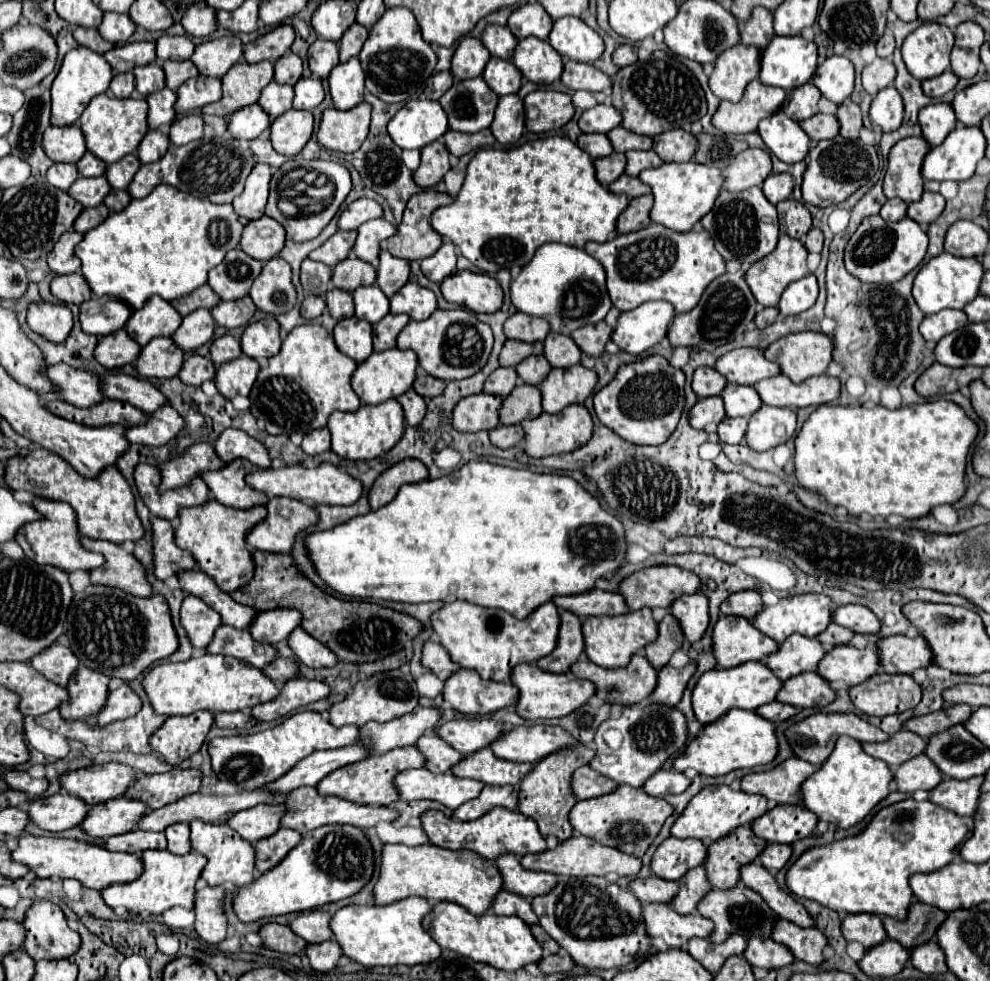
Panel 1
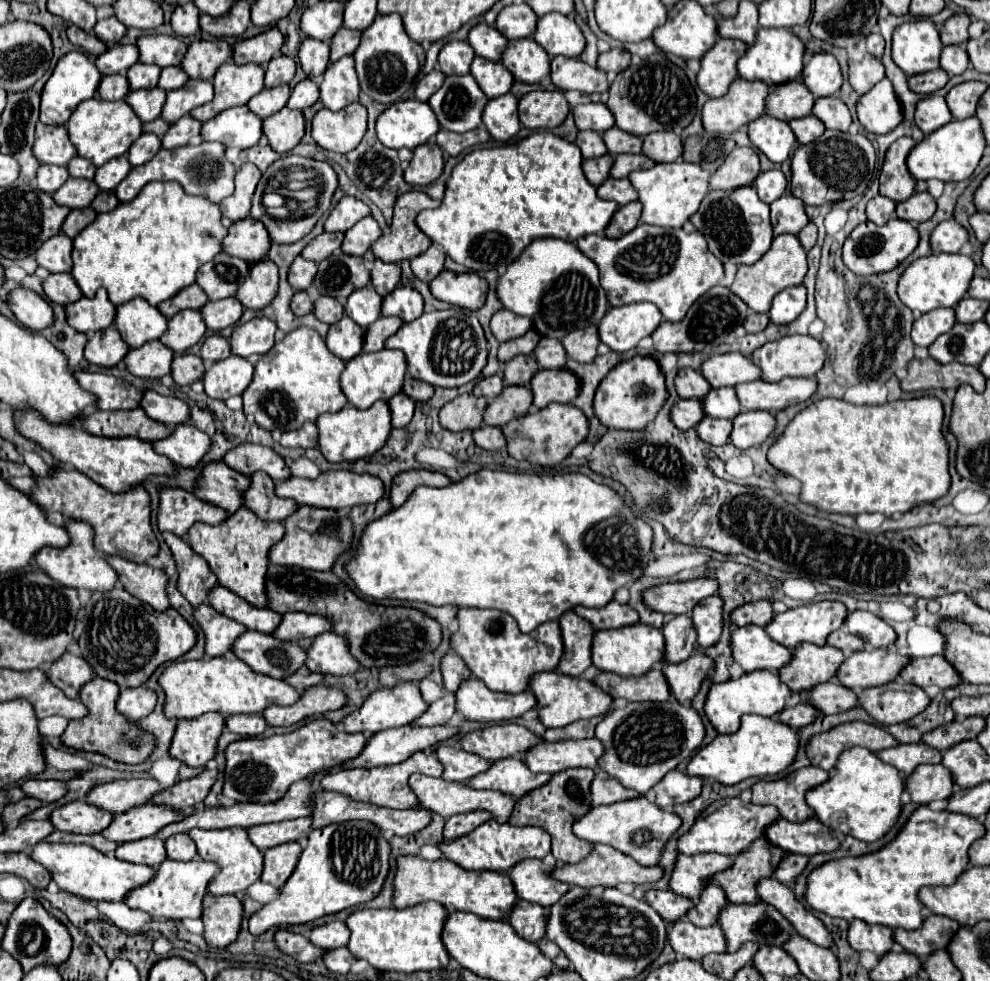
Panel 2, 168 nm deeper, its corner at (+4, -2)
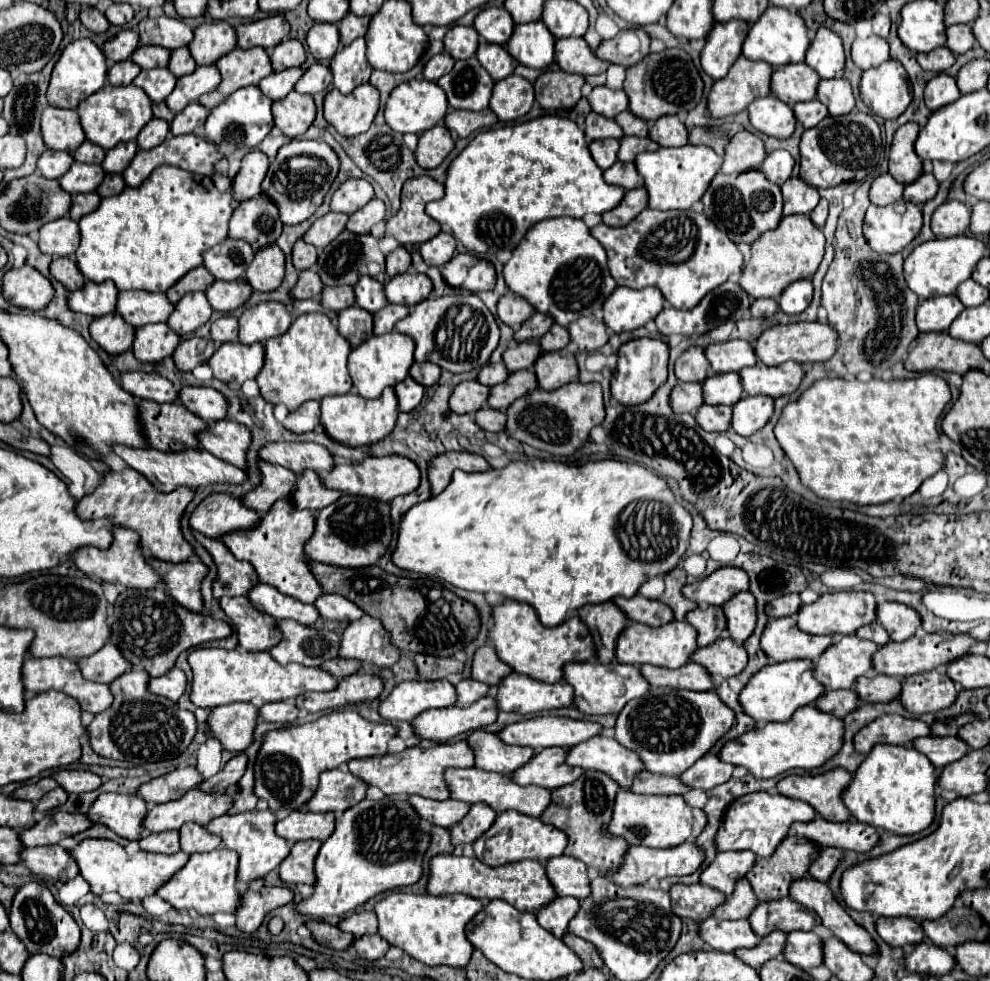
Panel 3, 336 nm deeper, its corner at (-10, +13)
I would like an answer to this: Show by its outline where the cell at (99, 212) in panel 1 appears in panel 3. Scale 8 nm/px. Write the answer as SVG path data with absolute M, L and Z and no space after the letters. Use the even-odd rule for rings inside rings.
M84 193L84 195L74 195L72 197L72 209L68 213L70 219L80 221L86 213L92 213L94 209L98 209L100 205L100 197L98 193Z

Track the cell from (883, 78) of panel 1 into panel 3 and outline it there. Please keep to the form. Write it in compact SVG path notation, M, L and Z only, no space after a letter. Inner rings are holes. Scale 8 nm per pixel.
M870 35L870 37L864 37L864 39L858 37L852 43L852 59L862 71L872 69L876 65L882 65L890 59L888 41L878 37L878 35Z

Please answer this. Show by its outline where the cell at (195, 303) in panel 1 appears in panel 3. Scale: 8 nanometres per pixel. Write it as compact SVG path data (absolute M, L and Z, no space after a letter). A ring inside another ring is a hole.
M196 267L194 271L186 273L176 285L172 285L166 295L168 299L176 305L186 293L192 293L192 291L206 291L210 285L214 283L214 275L210 275L210 271L206 267Z

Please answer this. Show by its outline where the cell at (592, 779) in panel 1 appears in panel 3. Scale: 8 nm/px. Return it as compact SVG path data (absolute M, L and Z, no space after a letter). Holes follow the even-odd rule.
M642 771L638 773L638 777L634 777L634 785L630 787L630 791L650 795L680 795L686 793L688 787L678 777L652 775L650 771Z

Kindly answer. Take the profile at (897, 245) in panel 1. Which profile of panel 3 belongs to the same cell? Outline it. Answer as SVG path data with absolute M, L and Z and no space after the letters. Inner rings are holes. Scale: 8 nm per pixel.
M896 201L886 207L870 205L864 219L864 237L876 253L900 253L922 229L922 213L912 201Z

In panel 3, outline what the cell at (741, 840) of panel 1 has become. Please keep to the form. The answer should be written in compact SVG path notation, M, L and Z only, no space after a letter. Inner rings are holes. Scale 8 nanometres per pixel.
M788 835L786 841L782 841L782 845L778 845L778 849L770 855L770 857L760 857L754 863L754 869L750 869L750 873L746 875L746 879L750 881L758 901L772 901L772 899L782 899L788 895L788 887L792 879L800 879L808 875L808 865L810 861L814 861L814 857L818 855L818 847L798 835Z

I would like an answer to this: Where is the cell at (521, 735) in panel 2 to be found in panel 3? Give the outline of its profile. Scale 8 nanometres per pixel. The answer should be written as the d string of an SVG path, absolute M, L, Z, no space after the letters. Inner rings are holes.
M540 715L524 721L516 721L498 731L498 737L508 745L524 745L532 749L544 747L574 747L594 735L598 735L602 727L590 721L574 721L570 717L554 717Z

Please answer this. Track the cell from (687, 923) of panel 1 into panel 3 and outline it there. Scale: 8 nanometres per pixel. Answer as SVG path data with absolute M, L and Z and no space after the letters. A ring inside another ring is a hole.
M708 917L700 923L698 935L710 947L730 953L740 947L756 947L760 937L754 935L748 921L722 921L716 917Z

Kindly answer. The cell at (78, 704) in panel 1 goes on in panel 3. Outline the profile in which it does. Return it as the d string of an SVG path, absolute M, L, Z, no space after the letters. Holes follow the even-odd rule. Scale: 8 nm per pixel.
M128 669L116 677L114 683L110 683L114 703L106 711L94 715L92 723L86 727L88 741L98 755L142 765L146 761L174 759L190 745L196 733L194 713L180 709L174 701L162 695L148 693L148 679L150 677L146 671Z

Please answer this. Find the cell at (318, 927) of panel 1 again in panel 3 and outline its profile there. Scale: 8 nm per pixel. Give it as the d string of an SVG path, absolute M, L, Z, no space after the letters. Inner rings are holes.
M360 911L360 913L354 913L346 919L342 919L338 923L338 929L346 931L346 933L352 933L354 937L370 935L370 933L378 931L378 919L376 919L374 911Z

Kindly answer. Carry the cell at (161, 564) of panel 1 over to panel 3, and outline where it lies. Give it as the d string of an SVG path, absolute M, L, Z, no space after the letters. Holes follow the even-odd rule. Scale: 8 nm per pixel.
M192 529L192 535L212 555L216 563L216 579L212 583L212 593L216 599L224 595L228 597L246 595L248 589L258 583L258 577L252 565L248 561L238 561L220 539L202 537L202 533L194 529Z

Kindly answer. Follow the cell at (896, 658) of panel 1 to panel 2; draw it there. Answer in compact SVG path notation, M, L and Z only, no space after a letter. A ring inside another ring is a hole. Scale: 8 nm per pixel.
M932 656L932 658L914 658L908 668L900 674L904 680L926 688L926 686L938 686L940 690L948 690L960 684L960 674L956 668L944 658L944 656Z

